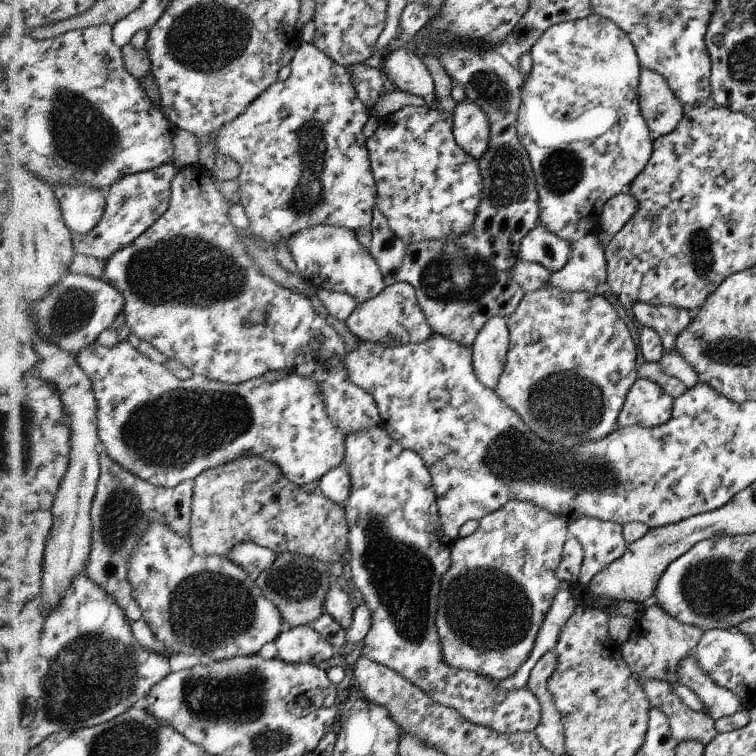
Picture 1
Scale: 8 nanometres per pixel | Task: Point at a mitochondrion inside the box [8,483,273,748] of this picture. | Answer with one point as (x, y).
(86, 676)

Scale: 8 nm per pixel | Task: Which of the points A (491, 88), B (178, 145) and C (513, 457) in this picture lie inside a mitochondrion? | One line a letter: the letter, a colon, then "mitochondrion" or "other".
A: mitochondrion
B: other
C: mitochondrion

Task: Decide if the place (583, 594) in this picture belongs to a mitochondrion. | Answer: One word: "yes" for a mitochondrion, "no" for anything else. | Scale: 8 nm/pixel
no

